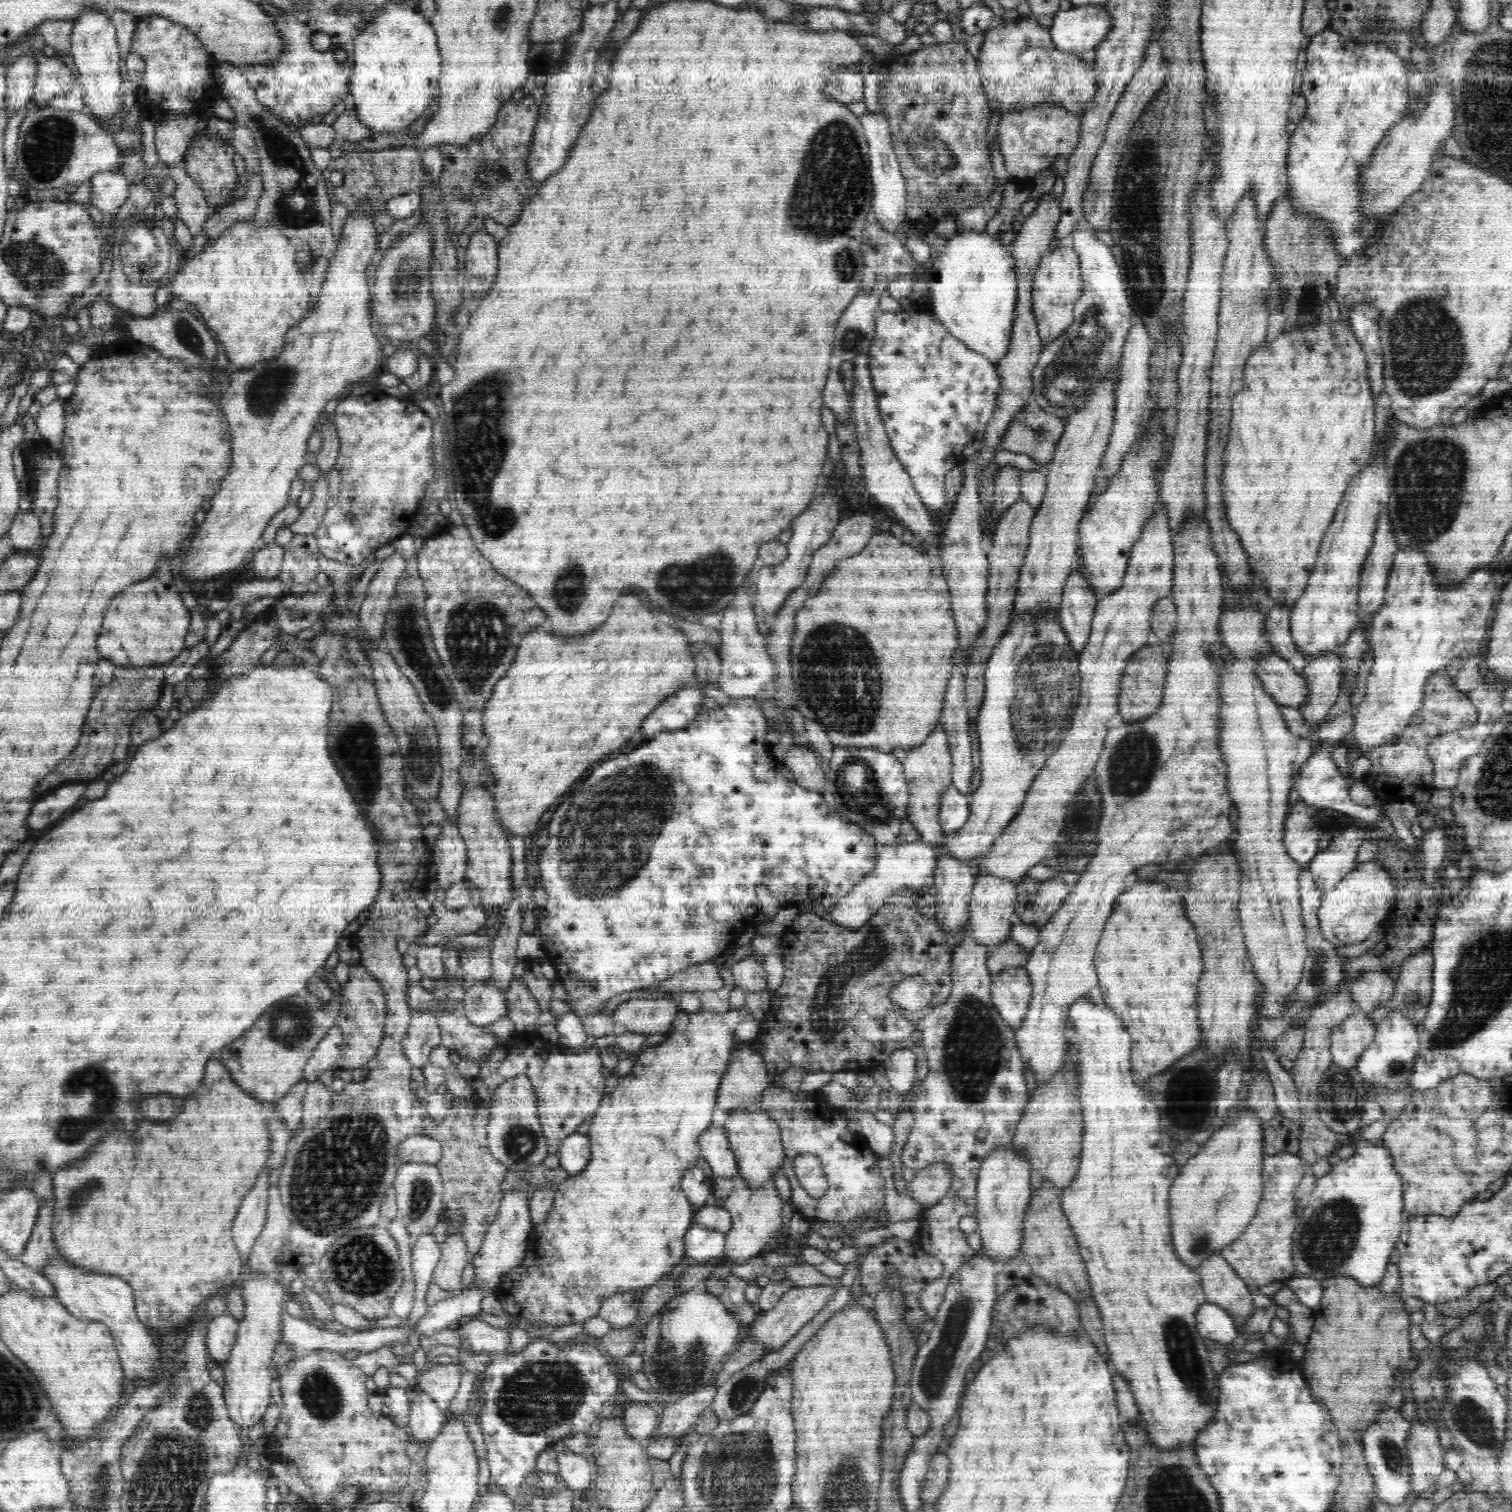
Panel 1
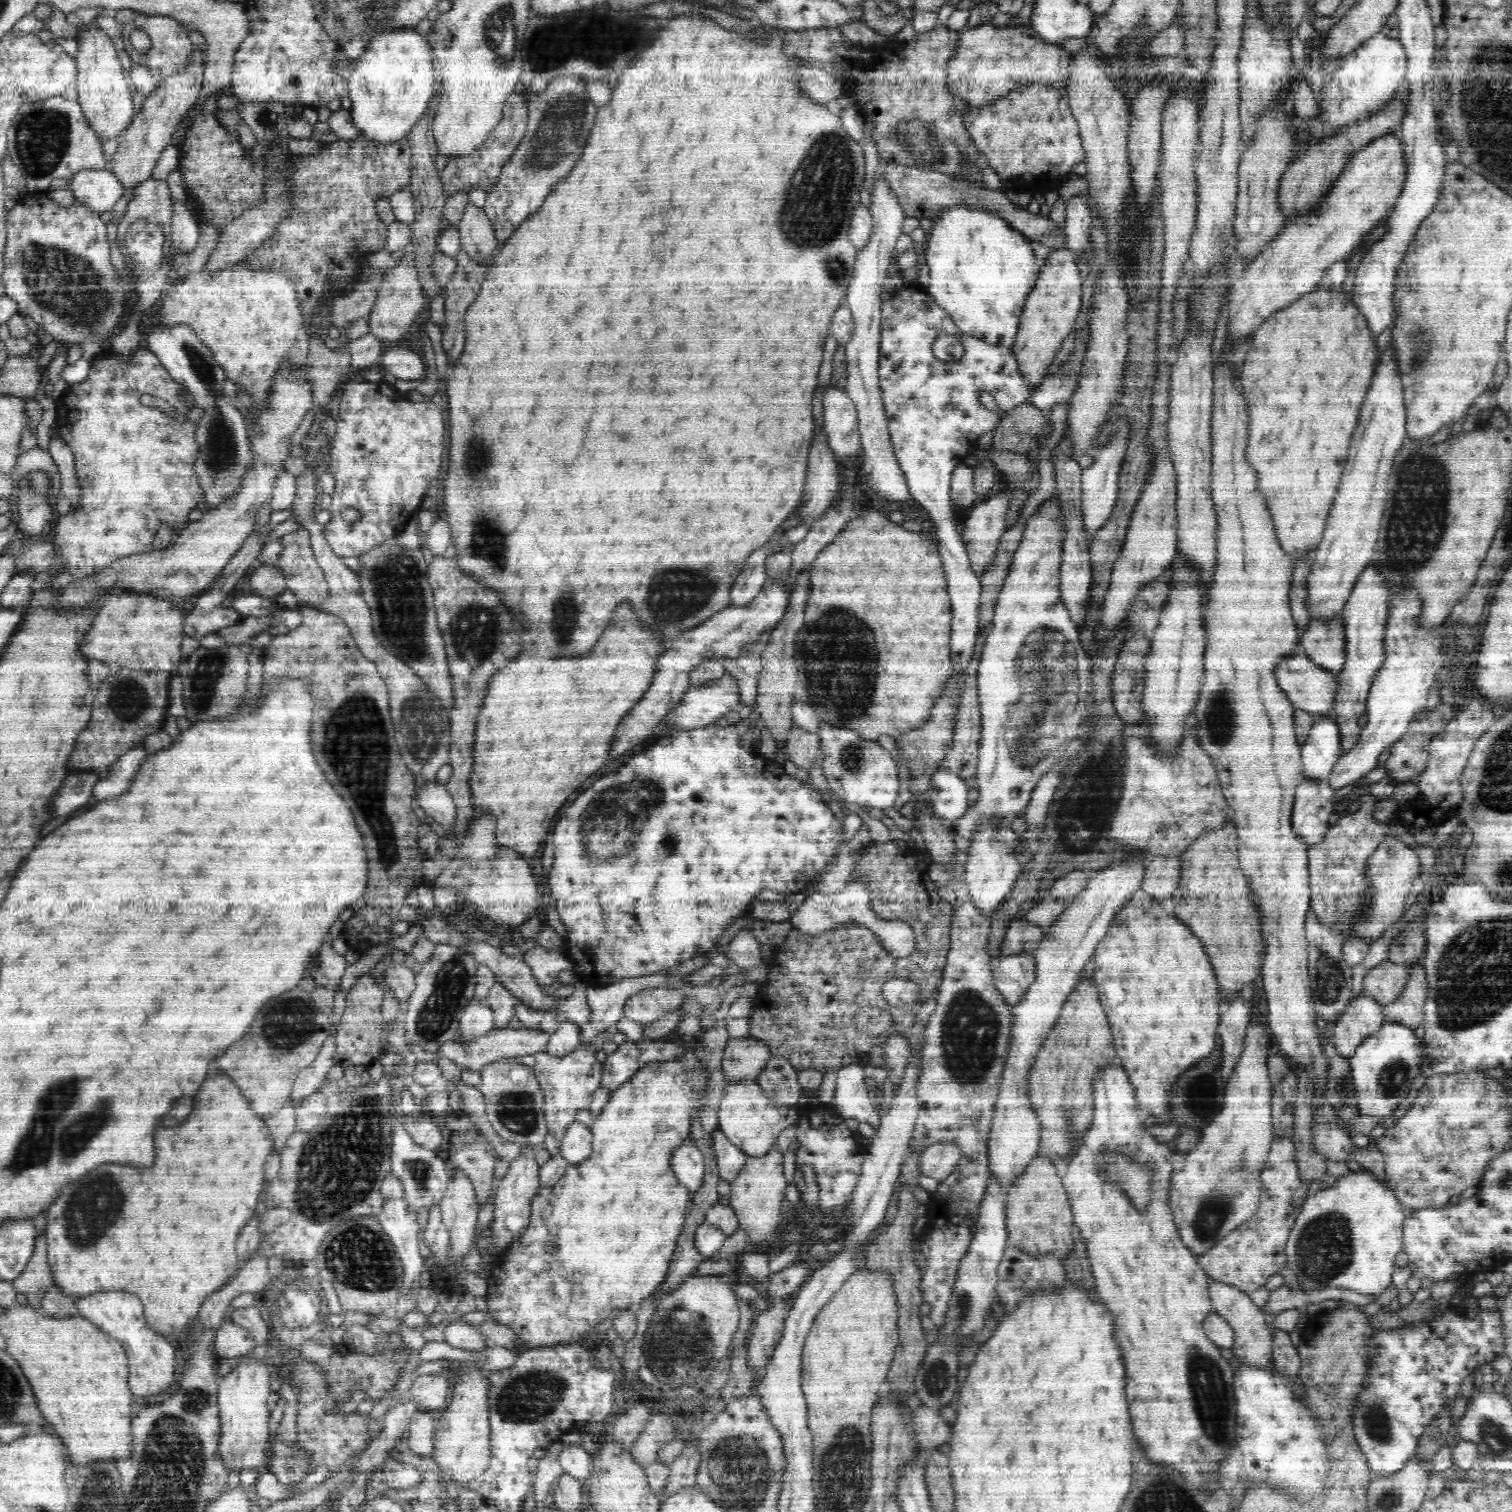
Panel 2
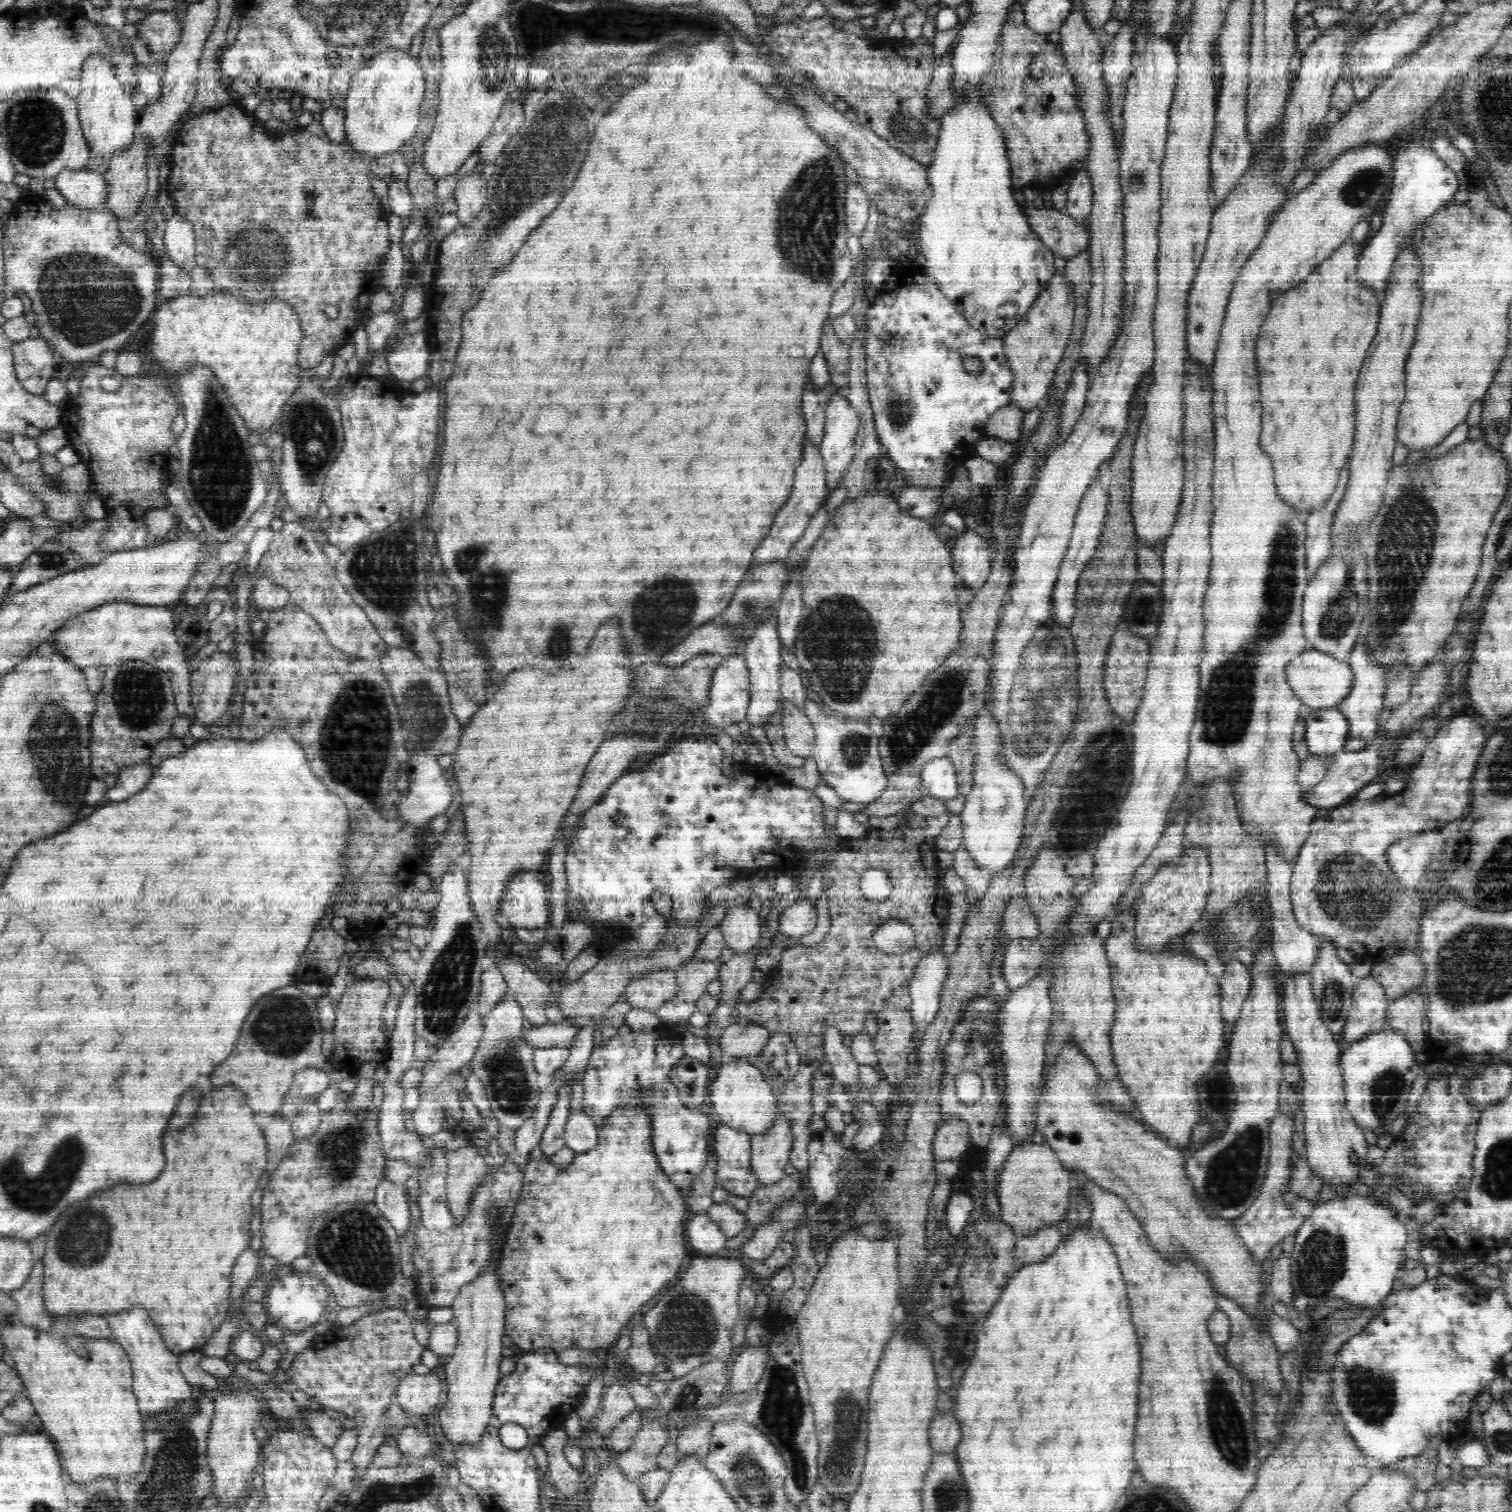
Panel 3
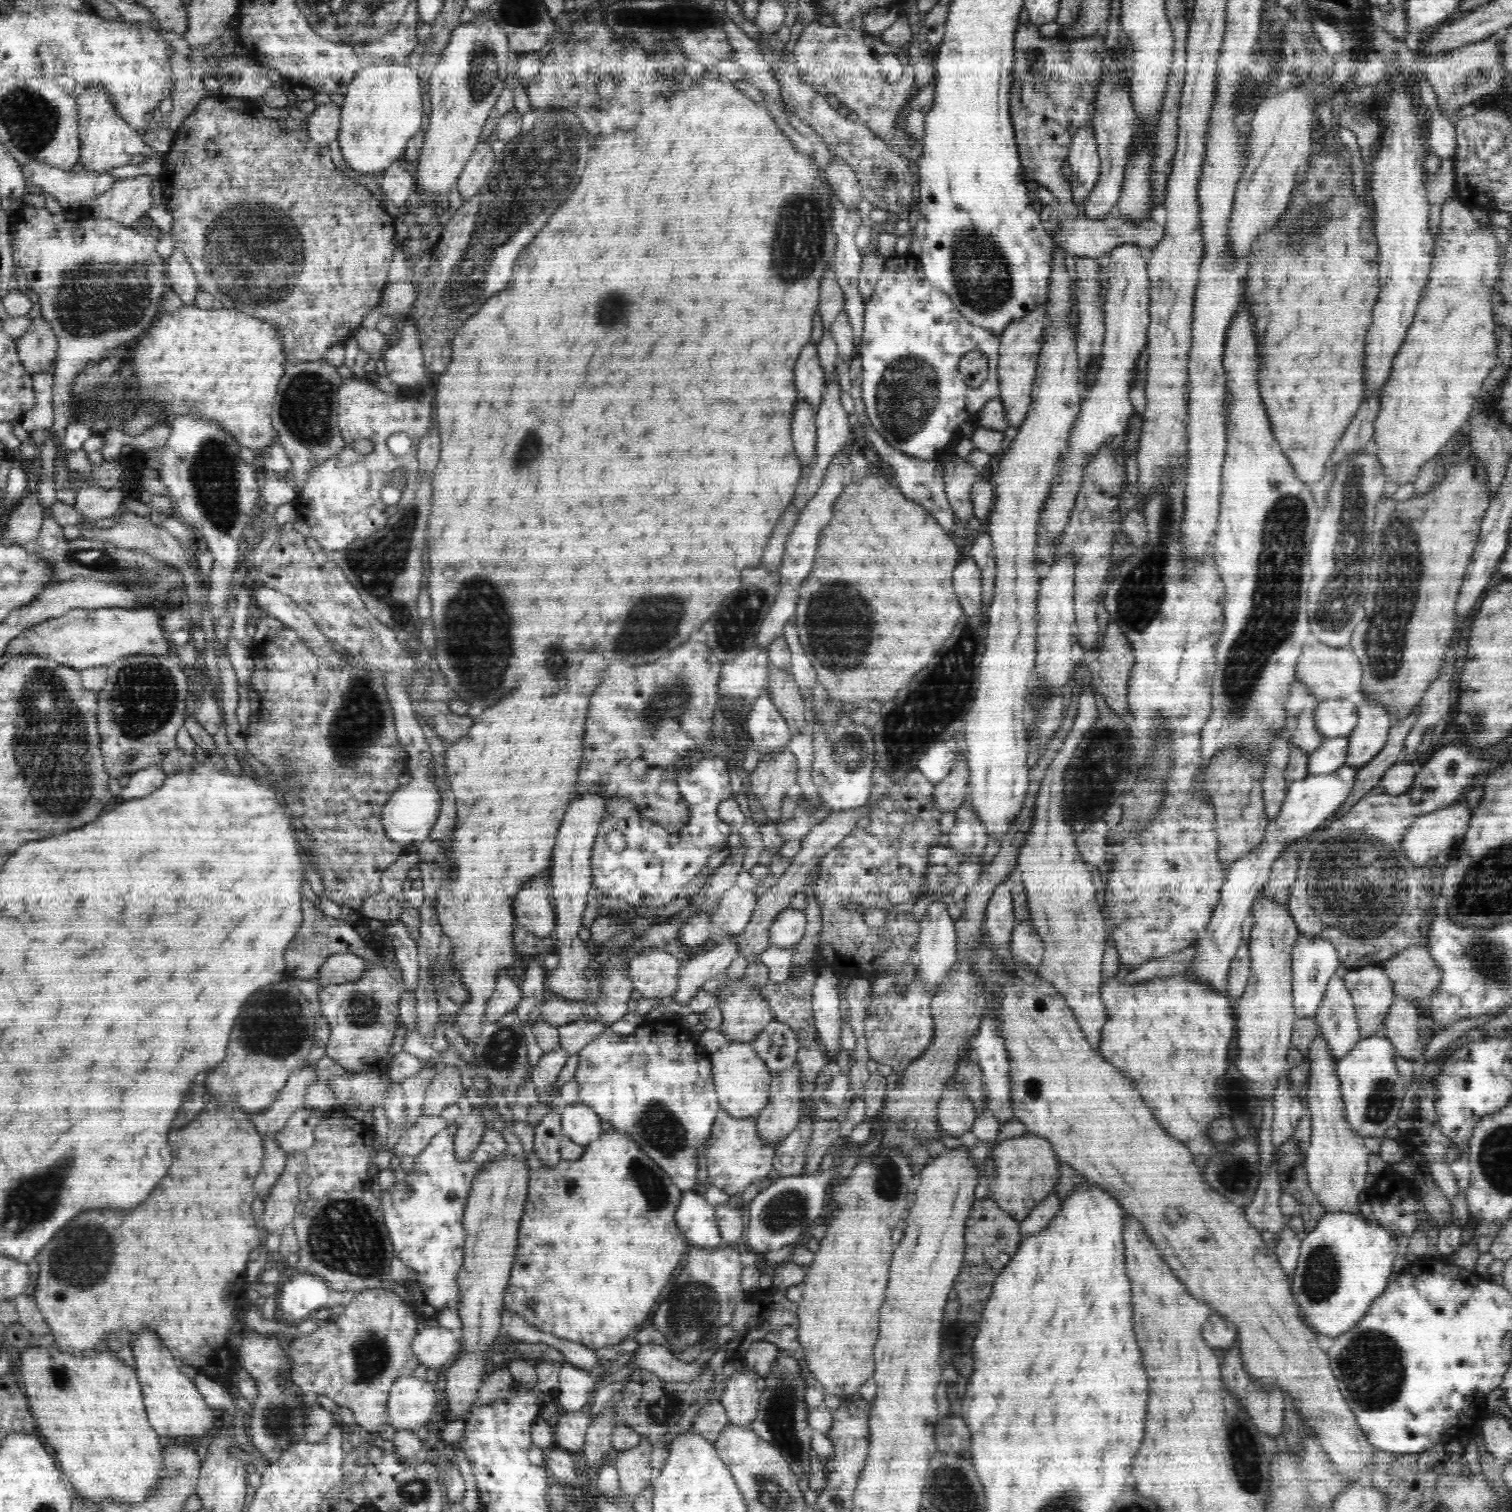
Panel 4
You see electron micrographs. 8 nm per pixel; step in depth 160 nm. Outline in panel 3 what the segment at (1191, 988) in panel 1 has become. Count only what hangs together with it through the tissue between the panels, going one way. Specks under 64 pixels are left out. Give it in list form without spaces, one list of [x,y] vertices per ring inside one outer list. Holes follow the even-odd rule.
[[[1128,907],[1114,916],[1110,934],[1104,939],[1116,1006],[1116,1020],[1110,1032],[1111,1060],[1116,1062],[1120,1080],[1128,1086],[1132,1096],[1138,1096],[1140,1092],[1146,1094],[1146,1100],[1140,1104],[1144,1120],[1162,1132],[1168,1140],[1184,1146],[1188,1144],[1192,1126],[1200,1123],[1200,1106],[1196,1106],[1198,1092],[1194,1092],[1194,1086],[1200,1076],[1218,1062],[1220,1050],[1226,1044],[1219,978],[1211,975],[1206,970],[1206,963],[1188,951],[1167,947],[1134,948],[1134,929],[1133,914]]]

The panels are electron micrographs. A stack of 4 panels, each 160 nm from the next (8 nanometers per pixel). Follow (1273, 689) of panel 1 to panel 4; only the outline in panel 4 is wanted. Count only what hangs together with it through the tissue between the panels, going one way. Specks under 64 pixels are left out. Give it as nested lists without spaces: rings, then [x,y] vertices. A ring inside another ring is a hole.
[[[1309,642],[1298,658],[1295,671],[1320,702],[1328,698],[1347,698],[1352,692],[1362,691],[1362,665],[1350,646],[1328,647],[1320,642]]]

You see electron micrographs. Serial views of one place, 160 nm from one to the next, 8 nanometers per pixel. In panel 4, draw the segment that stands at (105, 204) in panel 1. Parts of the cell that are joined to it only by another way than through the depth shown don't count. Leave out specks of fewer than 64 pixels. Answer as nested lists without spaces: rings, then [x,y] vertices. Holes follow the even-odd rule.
[[[44,163],[20,166],[29,185],[40,186],[43,194],[54,196],[65,210],[80,210],[108,192],[116,180],[110,174],[71,173]]]

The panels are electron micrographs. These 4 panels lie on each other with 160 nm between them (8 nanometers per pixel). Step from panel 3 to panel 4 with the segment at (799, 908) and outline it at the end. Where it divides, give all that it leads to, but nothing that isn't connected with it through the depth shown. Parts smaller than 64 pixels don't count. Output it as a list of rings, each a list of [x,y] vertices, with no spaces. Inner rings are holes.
[[[788,907],[782,910],[774,919],[774,923],[770,928],[770,942],[776,947],[794,947],[803,938],[806,932],[804,925],[806,924],[805,911]]]

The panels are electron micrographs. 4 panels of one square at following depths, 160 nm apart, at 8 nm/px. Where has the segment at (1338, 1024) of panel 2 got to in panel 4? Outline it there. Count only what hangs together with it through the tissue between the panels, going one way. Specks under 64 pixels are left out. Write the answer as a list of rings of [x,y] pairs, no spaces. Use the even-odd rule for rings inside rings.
[[[1379,964],[1354,968],[1343,978],[1354,1003],[1361,1038],[1381,1032],[1383,1020],[1396,1001],[1392,979]]]

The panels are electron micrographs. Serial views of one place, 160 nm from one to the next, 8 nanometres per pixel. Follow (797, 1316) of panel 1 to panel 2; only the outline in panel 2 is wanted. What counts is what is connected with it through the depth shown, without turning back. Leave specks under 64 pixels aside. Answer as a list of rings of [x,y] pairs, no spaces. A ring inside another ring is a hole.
[[[775,1298],[770,1308],[757,1314],[750,1336],[746,1340],[747,1368],[756,1372],[764,1370],[782,1338],[784,1320],[790,1308],[790,1302]]]

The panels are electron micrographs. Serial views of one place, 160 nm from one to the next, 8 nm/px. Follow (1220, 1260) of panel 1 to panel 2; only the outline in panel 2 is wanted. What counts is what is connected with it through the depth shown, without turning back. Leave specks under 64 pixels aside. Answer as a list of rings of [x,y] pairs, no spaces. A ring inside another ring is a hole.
[[[1209,1279],[1209,1295],[1212,1312],[1225,1318],[1234,1331],[1232,1344],[1234,1363],[1259,1369],[1274,1370],[1273,1337],[1270,1326],[1265,1322],[1265,1314],[1252,1302],[1250,1295],[1240,1289]]]

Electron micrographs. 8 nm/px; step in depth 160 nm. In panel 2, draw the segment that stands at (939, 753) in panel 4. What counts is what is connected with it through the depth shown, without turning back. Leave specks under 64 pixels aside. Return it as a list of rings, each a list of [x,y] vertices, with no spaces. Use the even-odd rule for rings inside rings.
[[[938,767],[933,775],[929,789],[924,794],[936,815],[944,818],[947,823],[954,823],[968,810],[968,796],[966,794],[969,788],[966,786],[966,782],[948,767]]]

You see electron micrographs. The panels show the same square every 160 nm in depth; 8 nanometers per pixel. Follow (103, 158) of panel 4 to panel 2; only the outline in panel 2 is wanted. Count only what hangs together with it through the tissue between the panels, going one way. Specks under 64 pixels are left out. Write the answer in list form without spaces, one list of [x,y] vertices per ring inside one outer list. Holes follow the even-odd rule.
[[[92,22],[79,26],[76,40],[78,43],[78,54],[75,57],[78,70],[76,81],[78,102],[87,124],[98,138],[119,136],[118,132],[128,129],[135,116],[132,108],[134,104],[130,96],[131,86],[124,76],[113,40]]]

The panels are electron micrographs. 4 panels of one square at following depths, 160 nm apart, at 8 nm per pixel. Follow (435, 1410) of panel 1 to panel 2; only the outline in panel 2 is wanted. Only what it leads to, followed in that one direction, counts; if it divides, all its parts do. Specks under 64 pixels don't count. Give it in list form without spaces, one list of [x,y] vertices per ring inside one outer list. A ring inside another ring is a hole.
[[[418,1409],[410,1419],[409,1427],[403,1438],[408,1448],[420,1456],[431,1456],[435,1443],[434,1418],[427,1411]]]

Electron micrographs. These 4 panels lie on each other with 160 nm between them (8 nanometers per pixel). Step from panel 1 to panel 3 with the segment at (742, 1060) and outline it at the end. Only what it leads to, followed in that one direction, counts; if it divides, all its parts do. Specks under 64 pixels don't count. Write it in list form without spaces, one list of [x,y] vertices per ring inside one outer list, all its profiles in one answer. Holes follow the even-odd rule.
[[[753,1021],[740,1022],[740,1024],[728,1023],[723,1028],[722,1034],[719,1035],[720,1048],[725,1058],[730,1058],[734,1055],[734,1057],[745,1057],[749,1060],[750,1056],[756,1056],[756,1054],[762,1052],[762,1048],[768,1044],[770,1036],[771,1032],[768,1027],[765,1027],[762,1023]]]

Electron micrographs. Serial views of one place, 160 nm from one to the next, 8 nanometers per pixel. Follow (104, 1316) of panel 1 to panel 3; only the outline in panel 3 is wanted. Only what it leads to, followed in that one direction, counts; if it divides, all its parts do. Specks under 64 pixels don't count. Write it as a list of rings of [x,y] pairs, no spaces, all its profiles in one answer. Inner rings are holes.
[[[130,1310],[130,1314],[118,1314],[118,1318],[105,1318],[113,1337],[127,1352],[133,1367],[133,1391],[142,1414],[158,1414],[172,1406],[178,1406],[182,1400],[190,1398],[192,1388],[180,1372],[178,1357],[168,1349],[158,1328],[150,1322],[144,1310]]]

